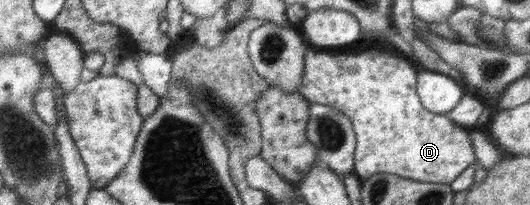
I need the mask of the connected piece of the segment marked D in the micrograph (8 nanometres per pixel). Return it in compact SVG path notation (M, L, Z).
M309 47L305 52L305 69L298 92L310 102L329 105L350 120L356 137L354 173L361 180L377 173L391 173L404 178L429 183L450 184L467 167L476 163L469 129L456 124L446 113L433 113L423 107L416 92L416 77L420 68L410 58L383 49L367 49L361 53L317 53Z

